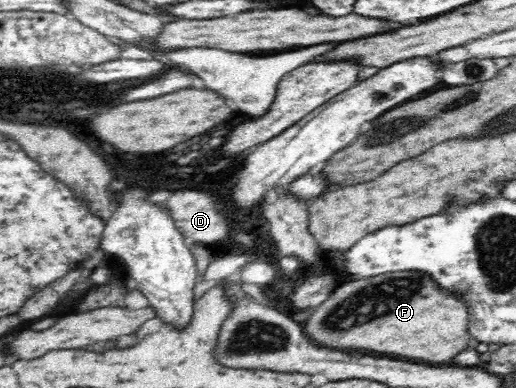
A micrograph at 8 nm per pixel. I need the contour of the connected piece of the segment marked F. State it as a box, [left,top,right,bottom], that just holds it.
[306,270,470,364]

